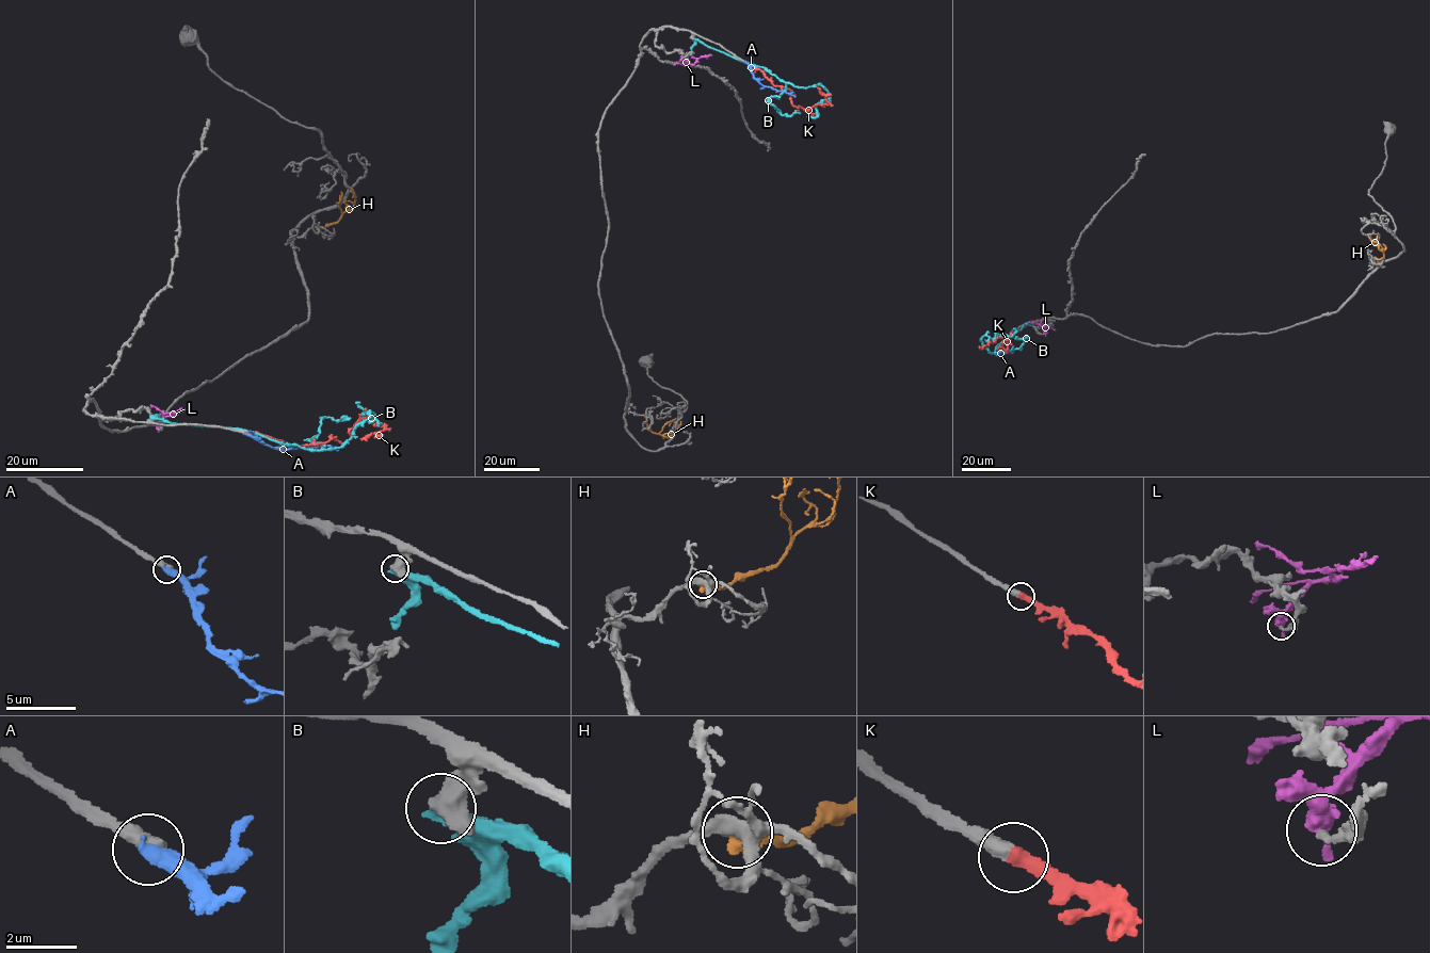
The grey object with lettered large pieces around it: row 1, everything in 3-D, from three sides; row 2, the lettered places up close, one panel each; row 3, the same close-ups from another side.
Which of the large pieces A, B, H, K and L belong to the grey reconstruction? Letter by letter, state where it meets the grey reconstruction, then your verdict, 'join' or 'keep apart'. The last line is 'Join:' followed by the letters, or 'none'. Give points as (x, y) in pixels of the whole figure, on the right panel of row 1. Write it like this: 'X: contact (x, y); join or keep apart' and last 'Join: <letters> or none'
A: contact (1008, 338); keep apart
B: contact (1026, 325); keep apart
H: contact (1376, 258); join
K: contact (1008, 338); join
L: contact (1045, 334); keep apart
Join: H, K

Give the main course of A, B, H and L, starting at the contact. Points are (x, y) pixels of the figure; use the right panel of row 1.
A: (1008, 338), (1009, 352), (998, 353)
B: (1026, 325), (989, 353), (981, 339), (984, 336), (1011, 336), (1013, 328)
H: (1376, 258), (1383, 258), (1383, 251), (1368, 237)
L: (1045, 334), (1046, 326), (1040, 324), (1045, 319)

